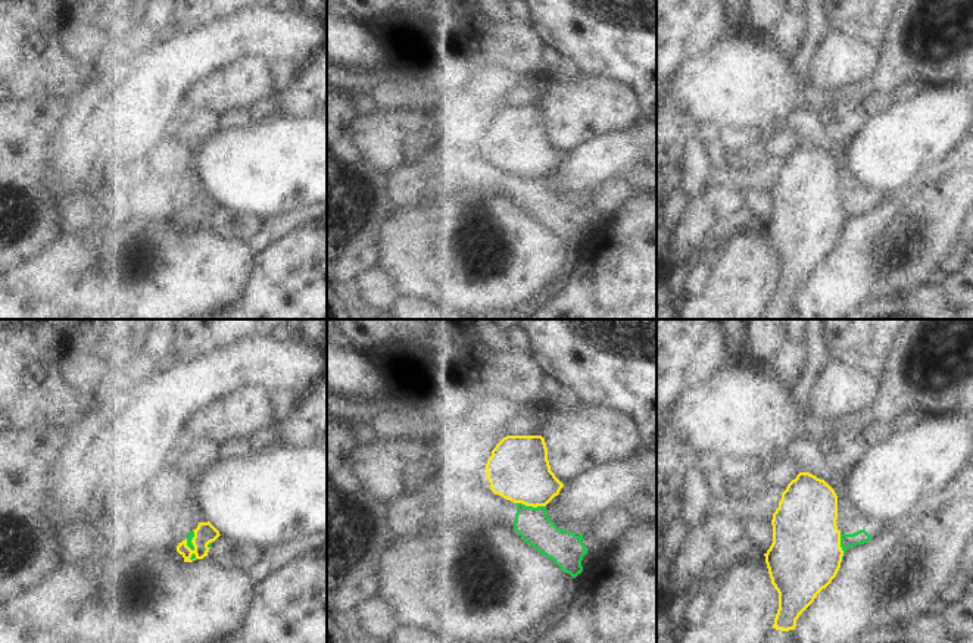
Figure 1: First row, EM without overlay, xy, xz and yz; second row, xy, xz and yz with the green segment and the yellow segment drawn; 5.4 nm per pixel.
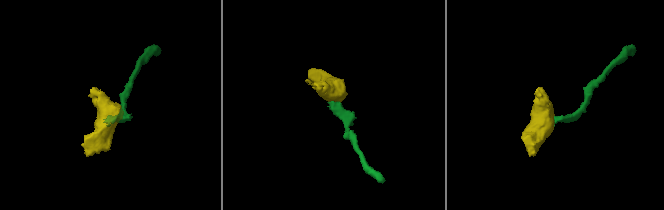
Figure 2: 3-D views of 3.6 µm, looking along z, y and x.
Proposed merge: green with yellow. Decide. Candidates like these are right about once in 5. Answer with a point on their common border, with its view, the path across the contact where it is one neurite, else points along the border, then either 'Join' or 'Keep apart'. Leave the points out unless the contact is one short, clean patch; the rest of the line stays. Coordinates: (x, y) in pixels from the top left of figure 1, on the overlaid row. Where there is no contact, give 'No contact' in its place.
Touches green at xz (532, 506). Boundary: xz (517, 502), (526, 506), (545, 506). Keep apart

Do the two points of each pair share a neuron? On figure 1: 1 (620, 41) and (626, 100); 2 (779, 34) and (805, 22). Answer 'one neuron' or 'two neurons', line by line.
1: two neurons
2: one neuron

